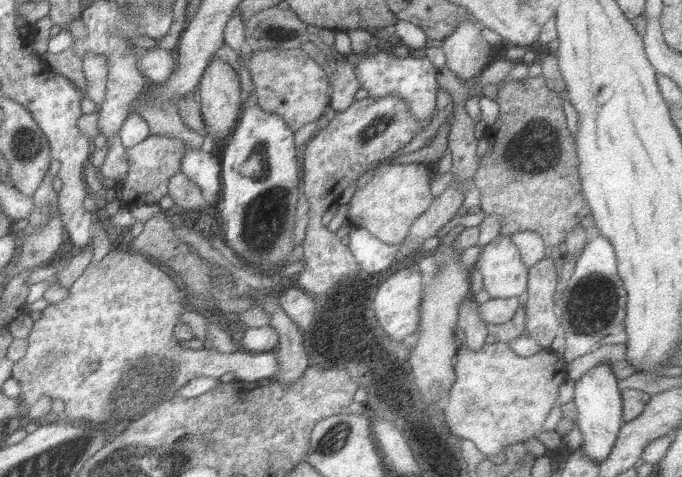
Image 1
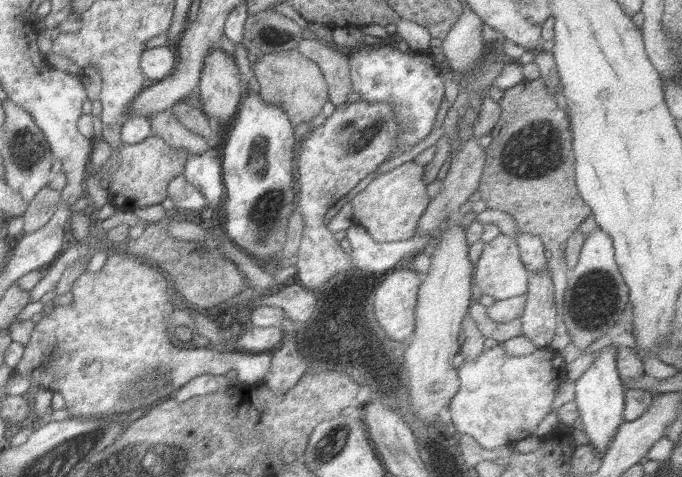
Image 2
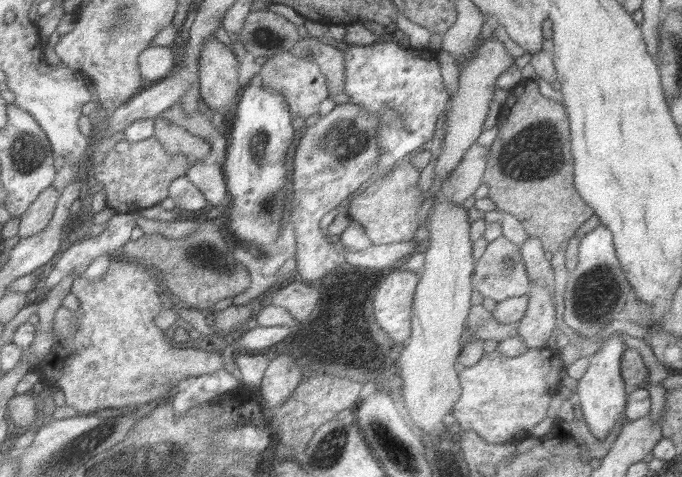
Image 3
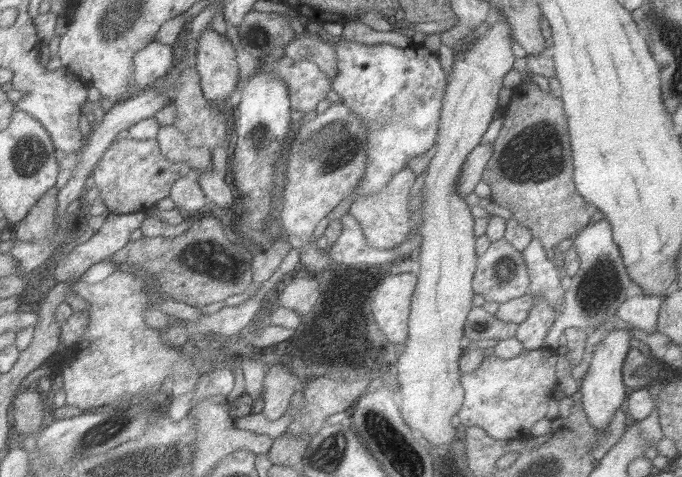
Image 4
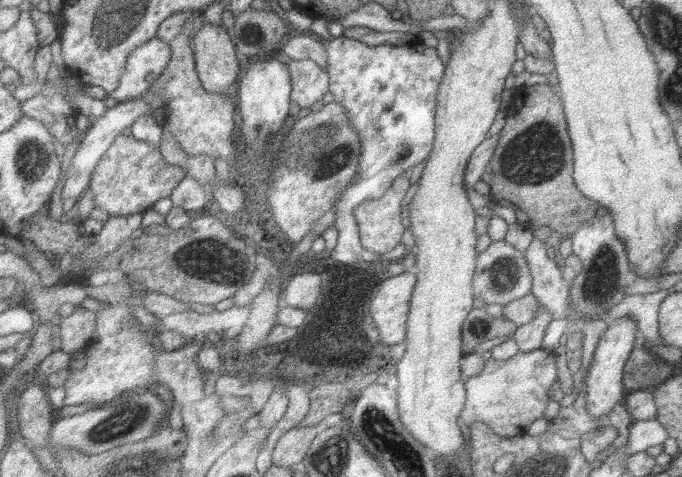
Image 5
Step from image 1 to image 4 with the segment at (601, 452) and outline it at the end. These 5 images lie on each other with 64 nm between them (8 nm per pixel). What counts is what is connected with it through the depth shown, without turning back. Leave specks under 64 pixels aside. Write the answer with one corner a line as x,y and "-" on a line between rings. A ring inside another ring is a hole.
615,326
615,330
611,330
605,336
605,340
597,344
595,352
589,356
589,370
583,382
579,384
577,392
581,392
581,404
589,424
593,424
597,430
607,426
619,408
625,408
627,396
625,396
625,384
623,384
623,362
627,360
627,352
631,350
629,346
631,340
633,340
633,334
629,326

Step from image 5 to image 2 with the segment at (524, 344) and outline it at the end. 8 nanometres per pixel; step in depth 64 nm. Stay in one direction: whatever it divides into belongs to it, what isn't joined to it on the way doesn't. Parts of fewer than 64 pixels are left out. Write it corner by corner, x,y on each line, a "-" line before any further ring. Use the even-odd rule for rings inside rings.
549,272
531,274
527,304
521,316
521,336
525,336
537,350
549,348
551,338
561,330
557,324
553,282

